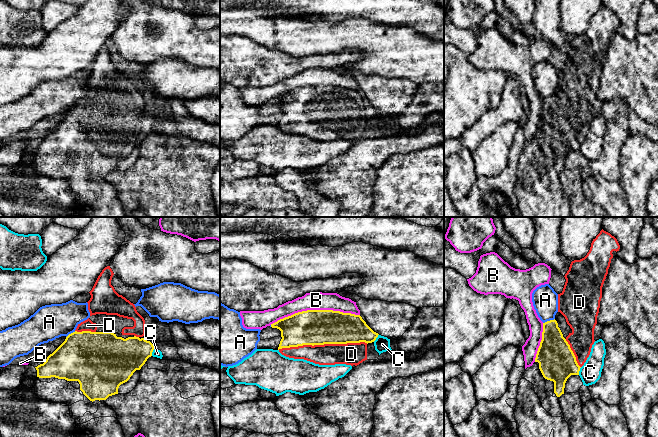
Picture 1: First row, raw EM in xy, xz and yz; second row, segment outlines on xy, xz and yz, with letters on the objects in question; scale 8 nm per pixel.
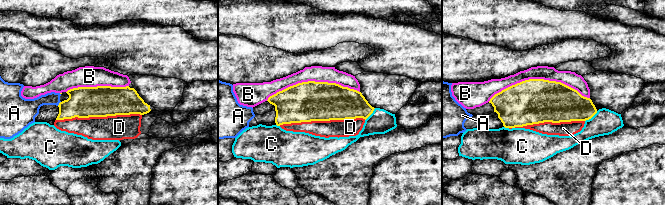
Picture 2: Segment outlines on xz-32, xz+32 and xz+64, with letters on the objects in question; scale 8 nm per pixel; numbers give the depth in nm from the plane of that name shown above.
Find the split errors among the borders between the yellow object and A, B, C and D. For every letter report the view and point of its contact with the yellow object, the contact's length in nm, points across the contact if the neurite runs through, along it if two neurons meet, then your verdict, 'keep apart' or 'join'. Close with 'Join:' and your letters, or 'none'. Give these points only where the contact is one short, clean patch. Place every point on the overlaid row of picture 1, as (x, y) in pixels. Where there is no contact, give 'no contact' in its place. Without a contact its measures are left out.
A: meets yellow in yz at (548, 321); contact 100 nm long; keep apart
B: meets yellow in xz at (314, 310); contact 700 nm long; keep apart
C: meets yellow in xy at (152, 351); contact 80 nm long; keep apart
D: meets yellow in xz at (322, 344); contact 700 nm long; join
Join: D

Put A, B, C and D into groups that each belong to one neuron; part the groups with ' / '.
A / B / C / D

